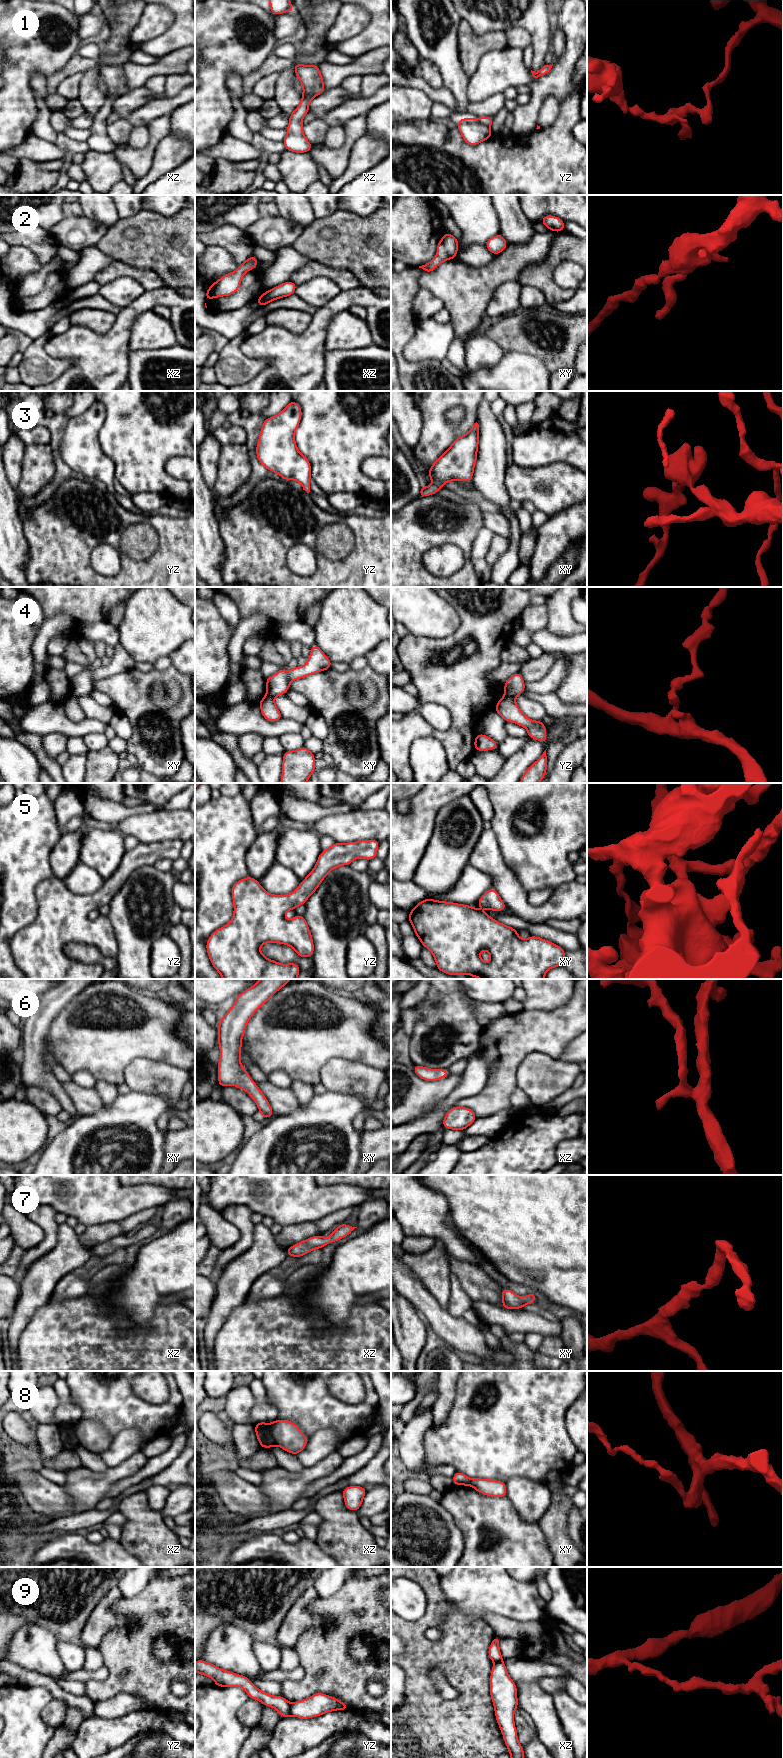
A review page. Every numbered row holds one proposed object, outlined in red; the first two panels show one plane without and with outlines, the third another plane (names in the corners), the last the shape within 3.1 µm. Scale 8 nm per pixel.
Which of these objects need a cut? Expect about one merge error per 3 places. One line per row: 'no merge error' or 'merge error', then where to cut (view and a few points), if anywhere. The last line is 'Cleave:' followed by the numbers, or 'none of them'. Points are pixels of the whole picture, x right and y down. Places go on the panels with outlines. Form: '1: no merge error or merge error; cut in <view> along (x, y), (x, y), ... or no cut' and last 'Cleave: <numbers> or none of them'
1: merge error; cut in yz along (475, 119), (489, 127)
2: no merge error; no cut
3: no merge error; no cut
4: merge error; cut in yz along (505, 693), (514, 697)
5: no merge error; no cut
6: no merge error; no cut
7: no merge error; no cut
8: merge error; cut in xz along (269, 1425), (269, 1431), (276, 1444)
9: merge error; cut in yz along (289, 1704), (289, 1712), (291, 1714)
Cleave: 1, 4, 8, 9

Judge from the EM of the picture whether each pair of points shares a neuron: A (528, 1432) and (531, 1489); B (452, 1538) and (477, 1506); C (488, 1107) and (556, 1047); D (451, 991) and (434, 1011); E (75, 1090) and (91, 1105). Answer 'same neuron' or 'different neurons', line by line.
A: different neurons
B: different neurons
C: same neuron
D: same neuron
E: same neuron

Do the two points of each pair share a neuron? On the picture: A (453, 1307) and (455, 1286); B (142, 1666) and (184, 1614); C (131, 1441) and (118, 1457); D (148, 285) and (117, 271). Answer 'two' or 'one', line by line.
A: one
B: one
C: one
D: one

